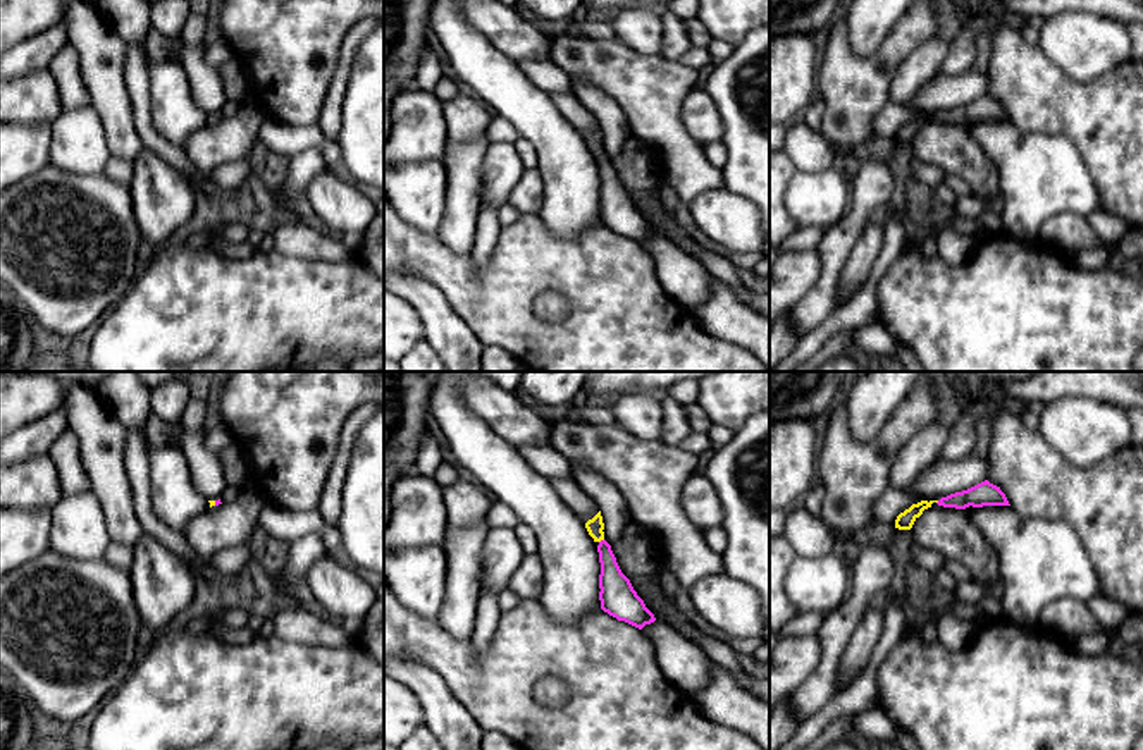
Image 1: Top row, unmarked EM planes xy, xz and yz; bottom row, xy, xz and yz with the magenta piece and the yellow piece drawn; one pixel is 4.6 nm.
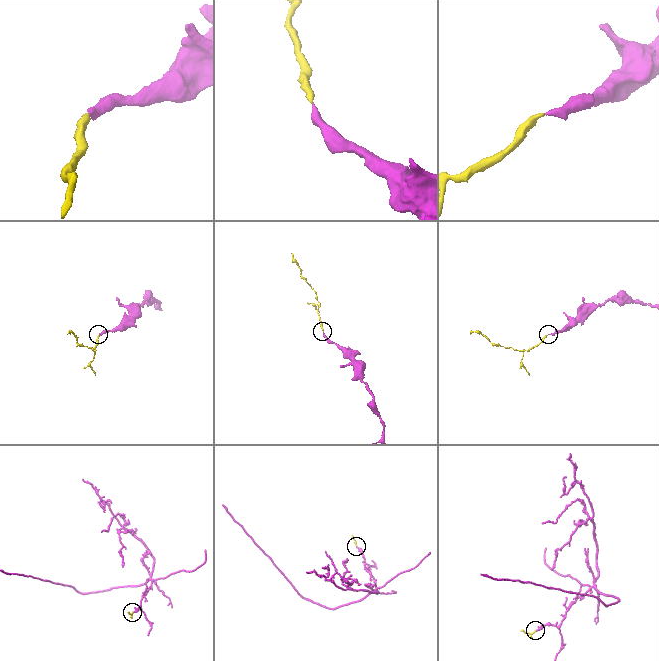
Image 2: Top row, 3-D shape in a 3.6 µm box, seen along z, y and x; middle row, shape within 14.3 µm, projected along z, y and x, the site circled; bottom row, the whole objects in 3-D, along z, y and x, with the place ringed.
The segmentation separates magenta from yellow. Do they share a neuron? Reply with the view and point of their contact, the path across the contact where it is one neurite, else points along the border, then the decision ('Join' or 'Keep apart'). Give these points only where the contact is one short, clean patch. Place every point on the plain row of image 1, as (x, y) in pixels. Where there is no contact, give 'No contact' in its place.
Touches magenta at xz (601, 155). Path across: xz (617, 205), (601, 155), (594, 141). Join

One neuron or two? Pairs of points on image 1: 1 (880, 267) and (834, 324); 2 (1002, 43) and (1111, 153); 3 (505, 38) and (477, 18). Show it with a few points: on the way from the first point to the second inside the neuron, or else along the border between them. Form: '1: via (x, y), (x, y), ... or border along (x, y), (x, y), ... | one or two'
1: via (871, 282), (866, 296), (849, 313) | one
2: via (1033, 74), (1068, 109), (1085, 112), (1095, 122) | one
3: via (498, 31), (484, 18) | one

